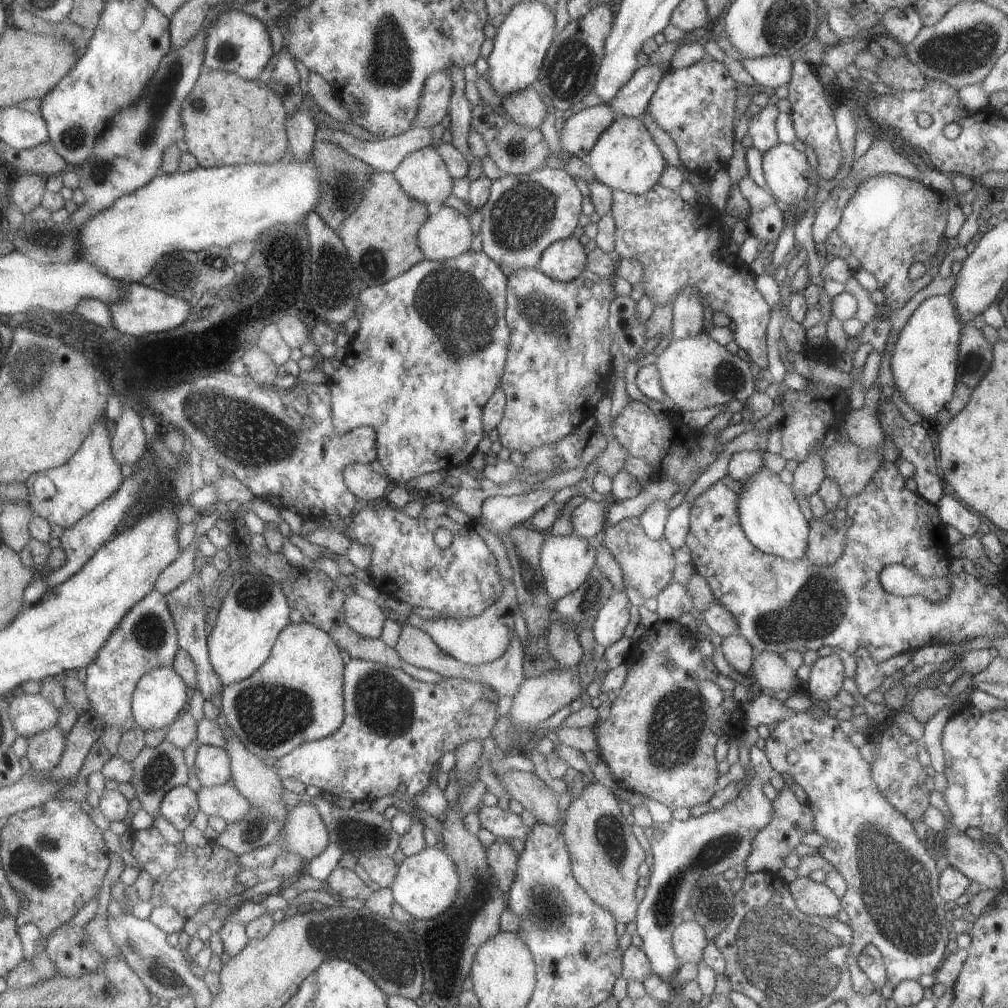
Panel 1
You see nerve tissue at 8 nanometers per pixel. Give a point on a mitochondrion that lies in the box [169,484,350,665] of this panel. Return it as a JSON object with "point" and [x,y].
{"point":[256,594]}

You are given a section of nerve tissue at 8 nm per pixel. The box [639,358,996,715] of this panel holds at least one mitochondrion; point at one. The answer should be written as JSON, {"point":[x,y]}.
{"point":[821,604]}

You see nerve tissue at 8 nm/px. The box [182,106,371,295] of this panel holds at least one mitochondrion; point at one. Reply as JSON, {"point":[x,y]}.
{"point":[345,187]}

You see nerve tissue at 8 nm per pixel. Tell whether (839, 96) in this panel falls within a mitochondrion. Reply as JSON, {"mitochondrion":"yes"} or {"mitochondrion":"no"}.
{"mitochondrion":"no"}

